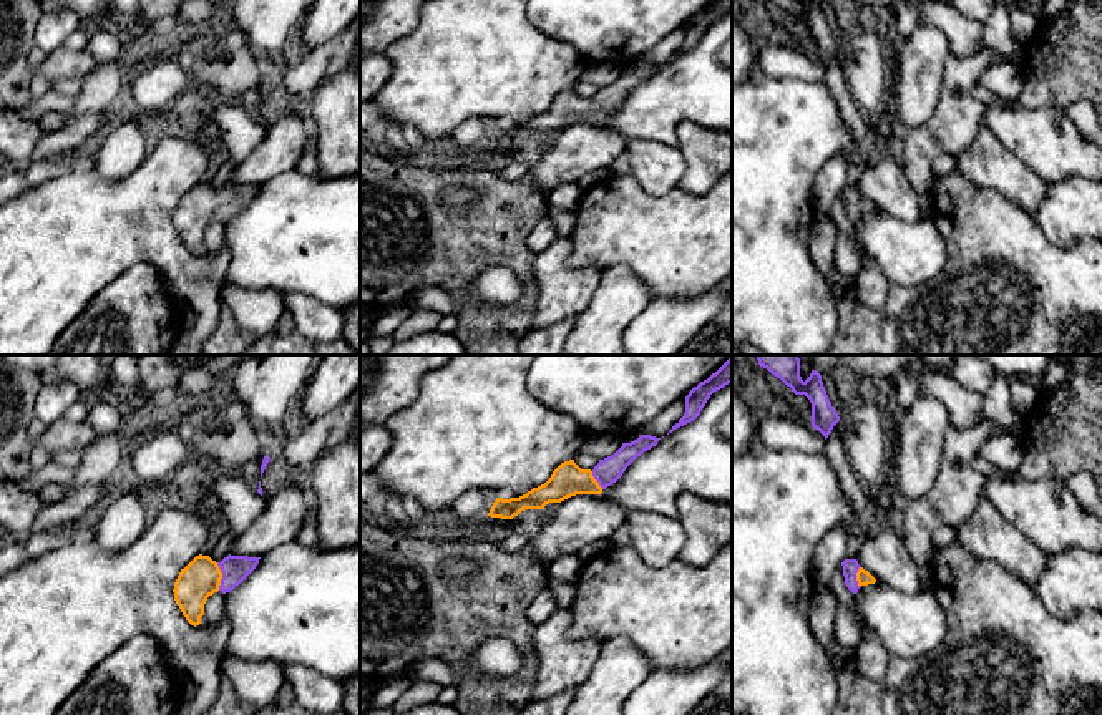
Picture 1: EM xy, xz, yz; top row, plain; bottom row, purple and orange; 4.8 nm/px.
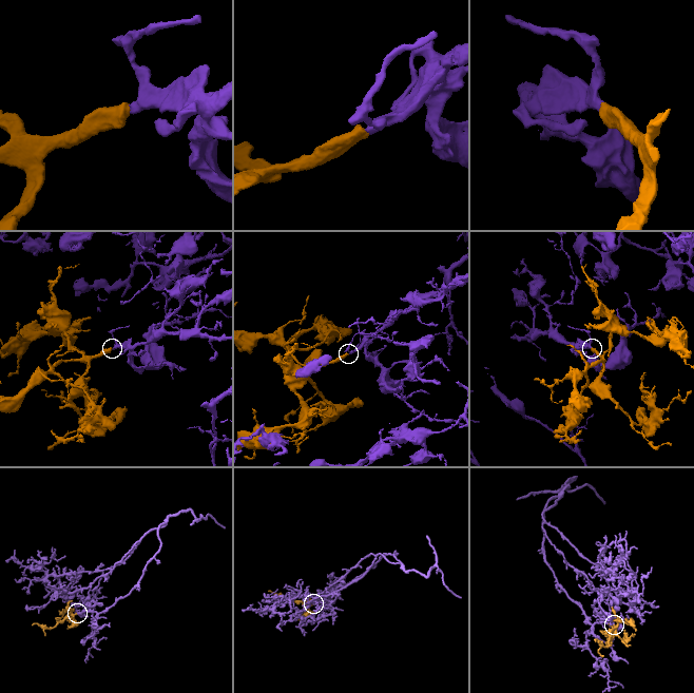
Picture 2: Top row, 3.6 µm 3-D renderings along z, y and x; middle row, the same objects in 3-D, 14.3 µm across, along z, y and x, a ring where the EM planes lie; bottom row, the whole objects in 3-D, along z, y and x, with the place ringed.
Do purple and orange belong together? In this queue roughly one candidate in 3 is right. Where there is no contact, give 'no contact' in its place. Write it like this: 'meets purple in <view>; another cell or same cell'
meets purple in xy; same cell

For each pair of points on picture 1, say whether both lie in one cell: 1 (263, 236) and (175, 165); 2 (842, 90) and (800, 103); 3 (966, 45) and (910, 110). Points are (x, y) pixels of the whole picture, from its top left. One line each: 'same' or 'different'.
1: different
2: different
3: different

